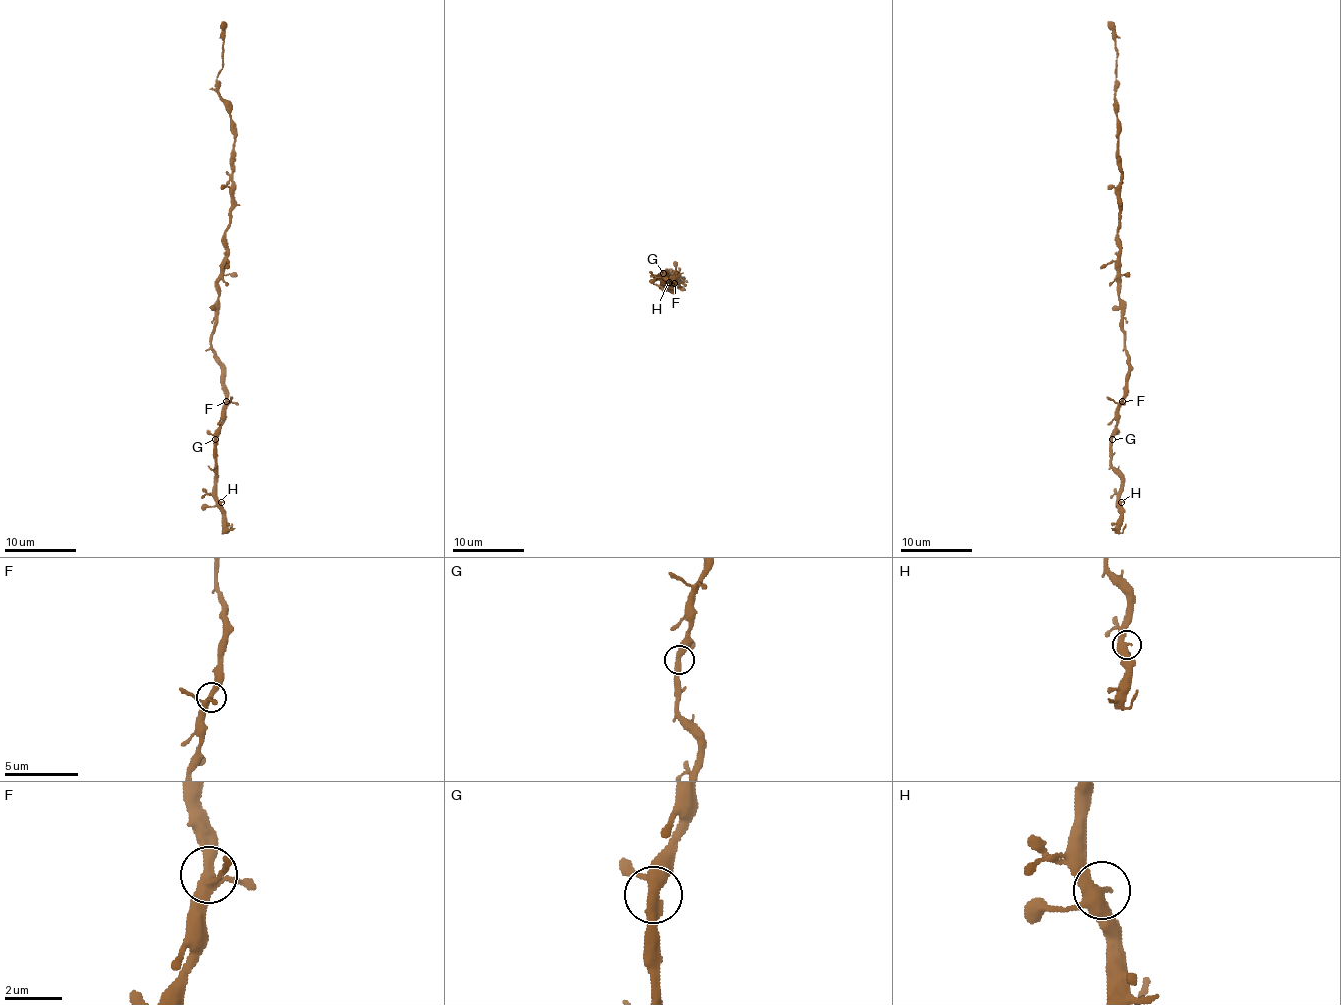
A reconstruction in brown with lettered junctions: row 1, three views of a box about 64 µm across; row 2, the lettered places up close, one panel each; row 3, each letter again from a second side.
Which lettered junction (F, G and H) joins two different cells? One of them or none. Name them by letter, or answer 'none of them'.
none of them

